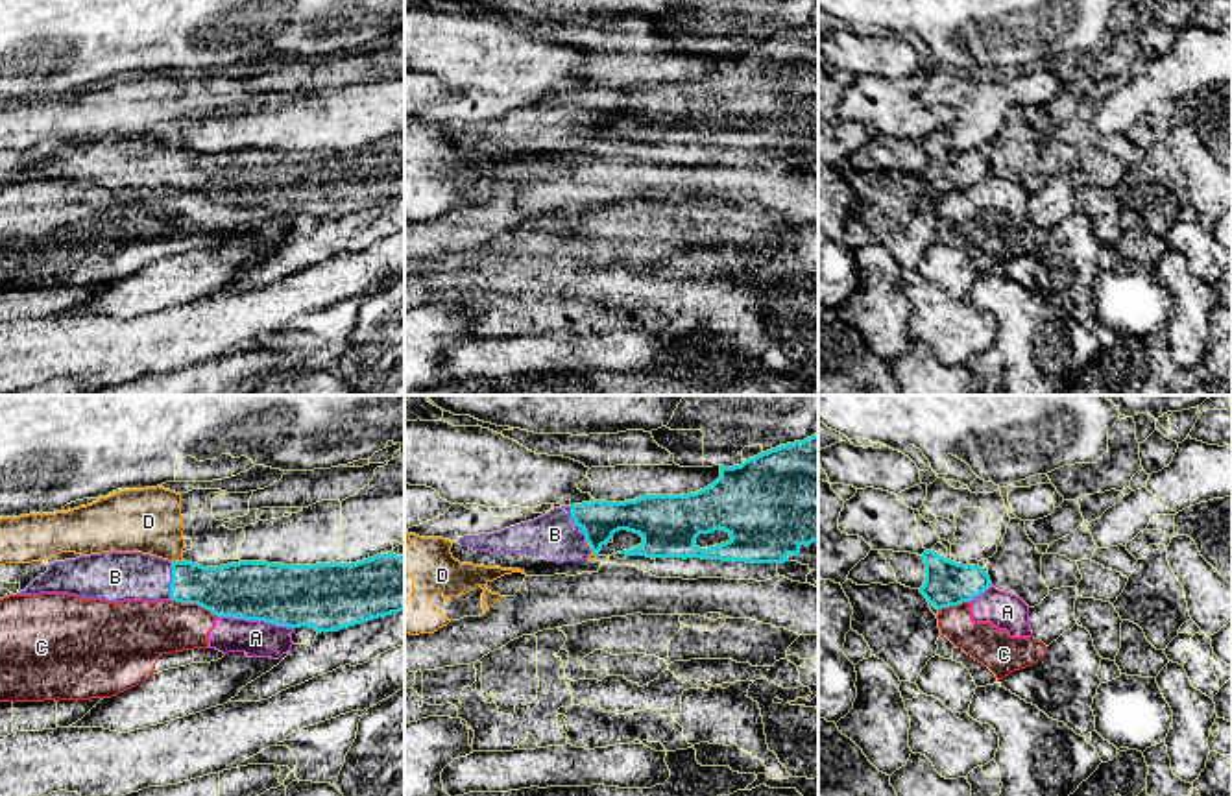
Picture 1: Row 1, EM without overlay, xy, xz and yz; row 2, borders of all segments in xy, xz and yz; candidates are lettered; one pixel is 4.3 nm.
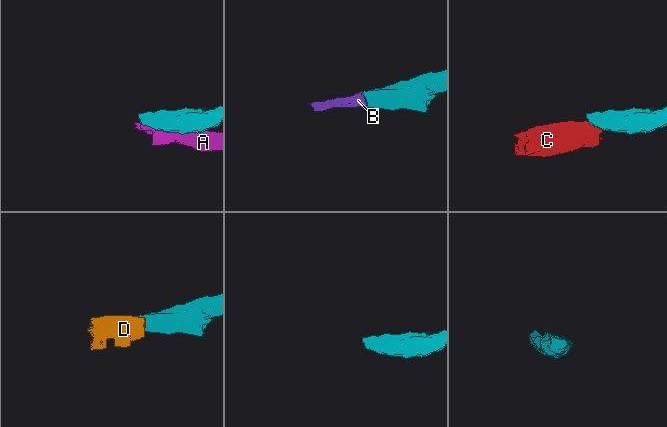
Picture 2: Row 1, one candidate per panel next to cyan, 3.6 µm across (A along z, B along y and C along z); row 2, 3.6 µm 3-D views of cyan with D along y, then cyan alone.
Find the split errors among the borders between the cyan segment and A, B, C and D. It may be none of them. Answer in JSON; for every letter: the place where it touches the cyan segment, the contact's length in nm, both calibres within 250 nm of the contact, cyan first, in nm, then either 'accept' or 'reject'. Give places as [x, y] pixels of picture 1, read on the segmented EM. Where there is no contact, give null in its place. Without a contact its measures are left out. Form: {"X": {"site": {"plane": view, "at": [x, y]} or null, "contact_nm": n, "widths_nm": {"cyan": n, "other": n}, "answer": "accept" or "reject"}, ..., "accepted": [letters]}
{"A": {"site": {"plane": "xy", "at": [255, 619]}, "contact_nm": 340, "widths_nm": {"cyan": 280, "other": 160}, "answer": "reject"}, "B": {"site": {"plane": "xy", "at": [170, 582]}, "contact_nm": 160, "widths_nm": {"cyan": 220, "other": 220}, "answer": "accept"}, "C": {"site": {"plane": "xy", "at": [194, 603]}, "contact_nm": 220, "widths_nm": {"cyan": 260, "other": 260}, "answer": "reject"}, "D": {"site": {"plane": "xy", "at": [176, 562]}, "contact_nm": 60, "widths_nm": {"cyan": 220, "other": 280}, "answer": "reject"}, "accepted": ["B"]}

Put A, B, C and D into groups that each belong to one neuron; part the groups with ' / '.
A C / B / D

